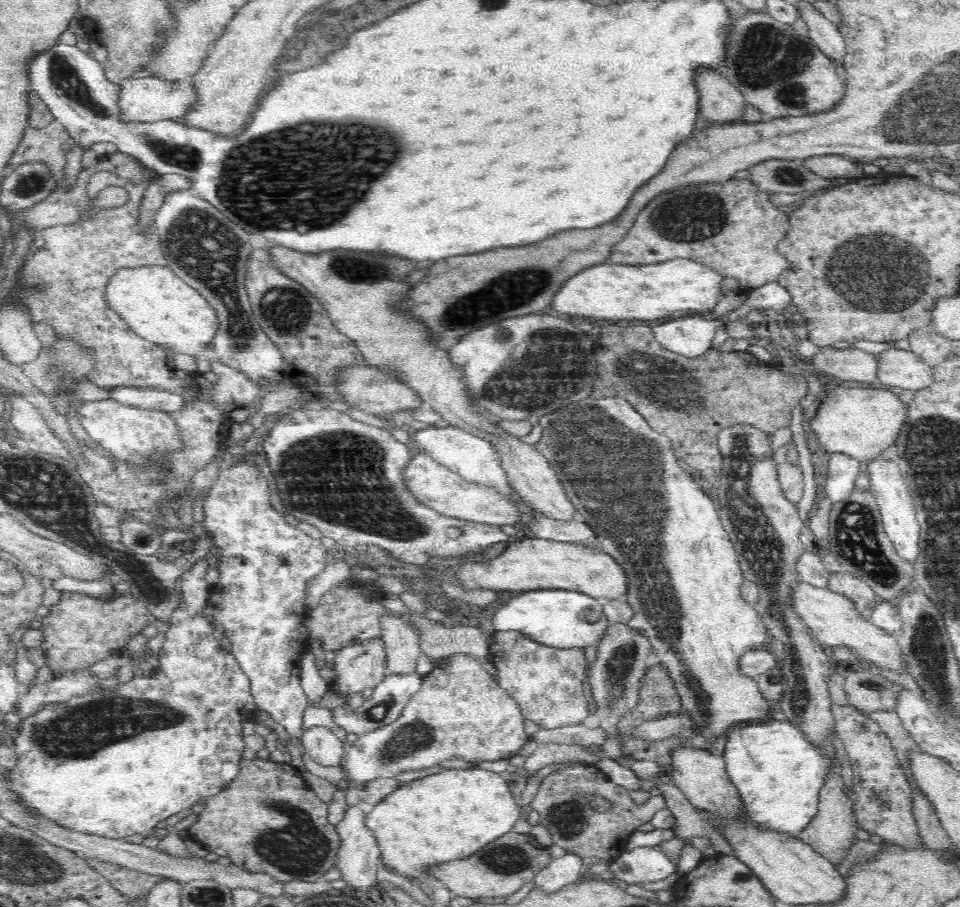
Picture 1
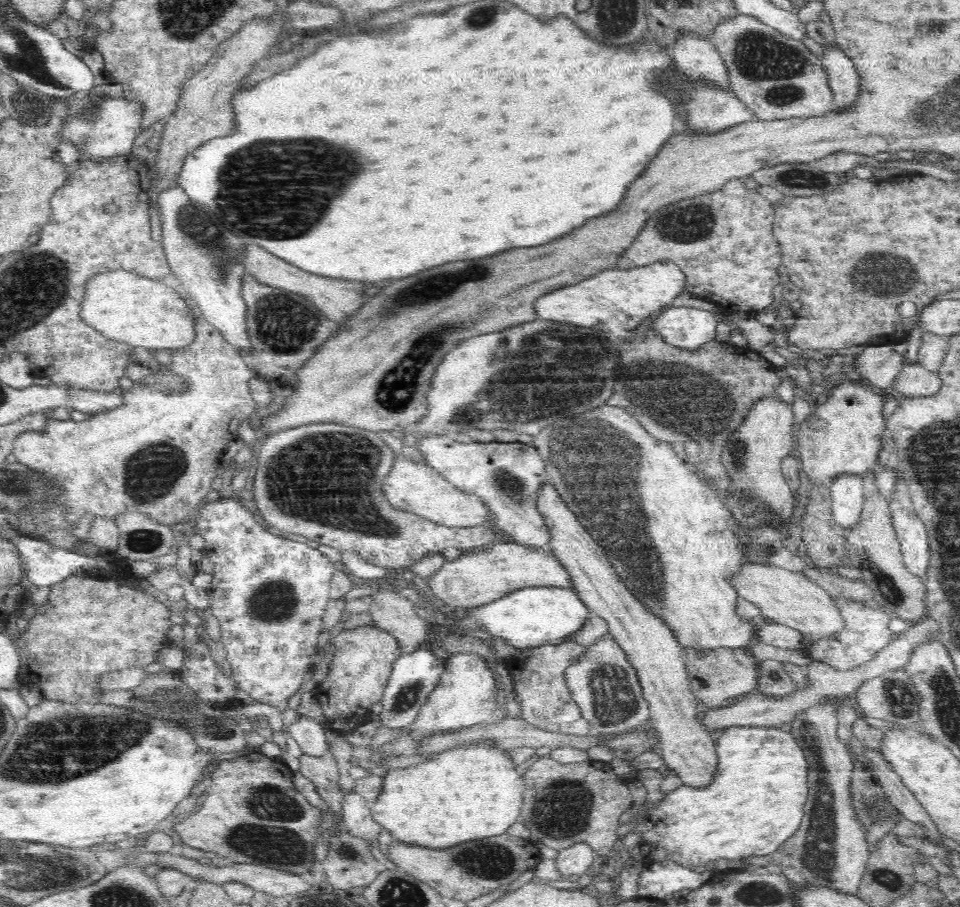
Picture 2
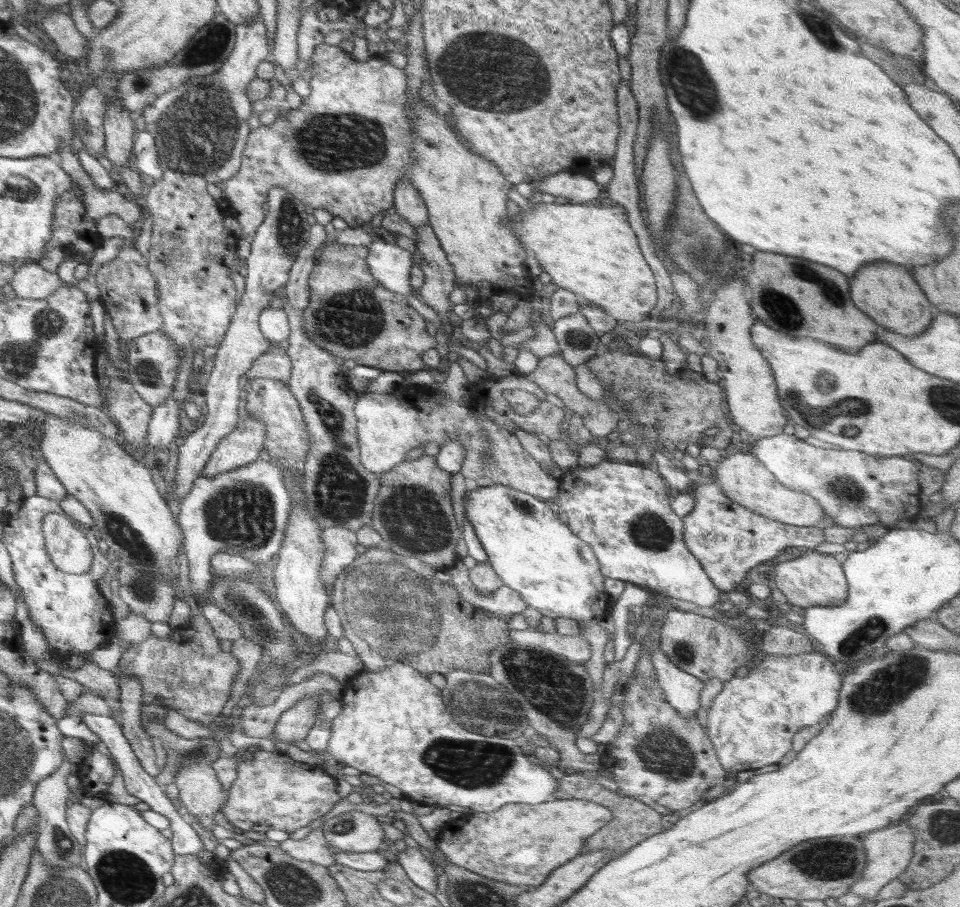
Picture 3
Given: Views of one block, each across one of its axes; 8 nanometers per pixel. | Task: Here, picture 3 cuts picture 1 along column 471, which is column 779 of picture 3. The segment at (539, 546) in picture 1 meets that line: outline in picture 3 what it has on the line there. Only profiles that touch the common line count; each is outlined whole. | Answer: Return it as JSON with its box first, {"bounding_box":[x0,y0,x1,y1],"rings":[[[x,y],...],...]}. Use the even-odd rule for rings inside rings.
{"bounding_box":[771,550,848,608],"rings":[[[815,550],[805,551],[806,556],[794,556],[786,562],[778,564],[772,571],[771,585],[780,589],[788,602],[809,608],[814,606],[838,606],[842,605],[848,596],[848,583],[845,577],[841,556],[827,553],[819,553]]]}

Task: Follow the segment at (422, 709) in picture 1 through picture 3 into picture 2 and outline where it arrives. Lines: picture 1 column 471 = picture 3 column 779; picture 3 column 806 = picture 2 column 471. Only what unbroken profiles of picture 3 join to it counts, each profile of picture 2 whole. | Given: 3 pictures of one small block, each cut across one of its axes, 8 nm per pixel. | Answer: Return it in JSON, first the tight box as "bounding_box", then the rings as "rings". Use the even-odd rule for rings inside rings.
{"bounding_box":[370,653,506,761],"rings":[[[458,653],[445,660],[444,672],[440,676],[438,686],[420,708],[418,718],[410,725],[410,730],[398,736],[394,742],[382,746],[382,752],[376,754],[370,751],[370,758],[374,761],[387,756],[415,755],[419,747],[419,740],[436,733],[454,732],[480,723],[493,723],[503,721],[506,717],[506,707],[498,706],[496,698],[496,680],[492,669],[488,667],[486,659],[472,653]]]}

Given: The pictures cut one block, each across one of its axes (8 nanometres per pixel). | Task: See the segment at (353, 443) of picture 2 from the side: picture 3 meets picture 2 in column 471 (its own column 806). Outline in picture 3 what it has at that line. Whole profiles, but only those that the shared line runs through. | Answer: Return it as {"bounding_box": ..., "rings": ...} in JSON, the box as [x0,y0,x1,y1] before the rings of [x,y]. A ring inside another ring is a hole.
{"bounding_box":[682,481,827,592],"rings":[[[716,481],[704,483],[704,486],[694,486],[689,493],[695,500],[695,505],[690,514],[682,518],[684,543],[690,553],[700,561],[714,586],[722,592],[735,590],[752,568],[778,557],[782,550],[786,548],[812,550],[827,539],[824,531],[816,525],[804,527],[789,525],[742,507],[728,498],[722,492],[720,483]]]}

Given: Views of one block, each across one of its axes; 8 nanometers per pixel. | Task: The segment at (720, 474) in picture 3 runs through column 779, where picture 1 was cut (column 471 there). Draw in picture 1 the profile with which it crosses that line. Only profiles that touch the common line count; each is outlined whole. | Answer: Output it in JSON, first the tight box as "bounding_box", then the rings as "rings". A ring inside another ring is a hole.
{"bounding_box":[406,454,520,530],"rings":[[[418,454],[406,466],[406,487],[420,503],[438,511],[444,516],[456,517],[480,524],[498,525],[499,527],[514,530],[514,524],[520,524],[520,510],[516,503],[502,495],[500,491],[463,480],[458,474],[446,466],[433,460],[426,454]]]}

